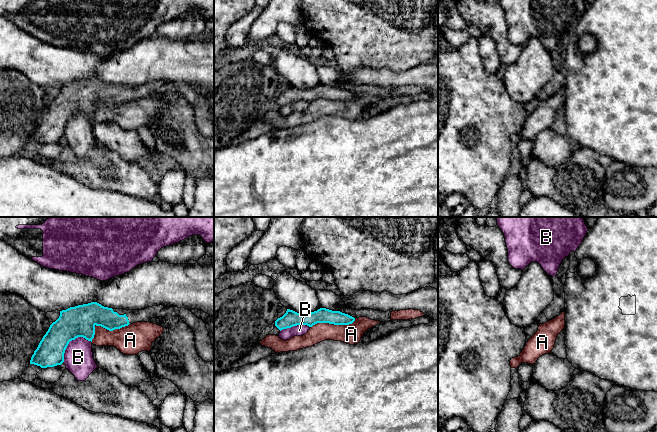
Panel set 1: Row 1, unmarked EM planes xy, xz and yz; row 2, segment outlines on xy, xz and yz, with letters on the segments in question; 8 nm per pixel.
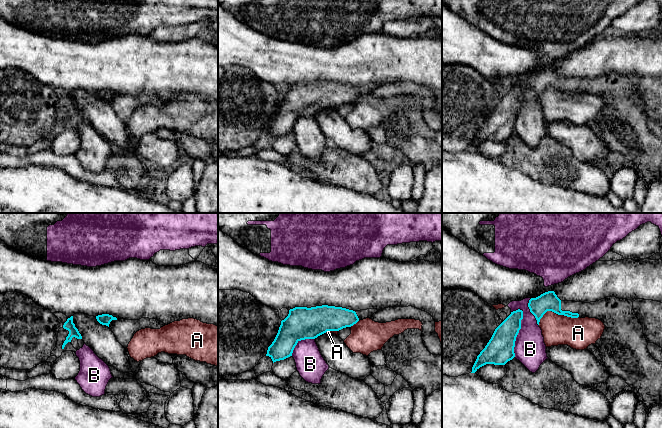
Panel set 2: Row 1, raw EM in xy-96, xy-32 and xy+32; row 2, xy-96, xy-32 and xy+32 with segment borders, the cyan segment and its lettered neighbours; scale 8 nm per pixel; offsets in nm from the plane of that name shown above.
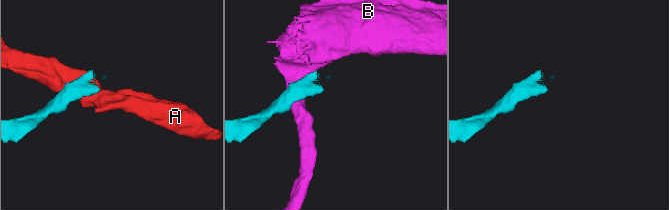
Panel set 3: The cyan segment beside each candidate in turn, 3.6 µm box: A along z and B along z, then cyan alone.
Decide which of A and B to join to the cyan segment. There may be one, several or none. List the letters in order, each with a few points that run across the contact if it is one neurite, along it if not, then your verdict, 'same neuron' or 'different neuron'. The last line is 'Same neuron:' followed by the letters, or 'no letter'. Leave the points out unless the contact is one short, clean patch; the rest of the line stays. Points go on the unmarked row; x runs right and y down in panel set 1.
A: different neuron
B: different neuron
Same neuron: no letter

